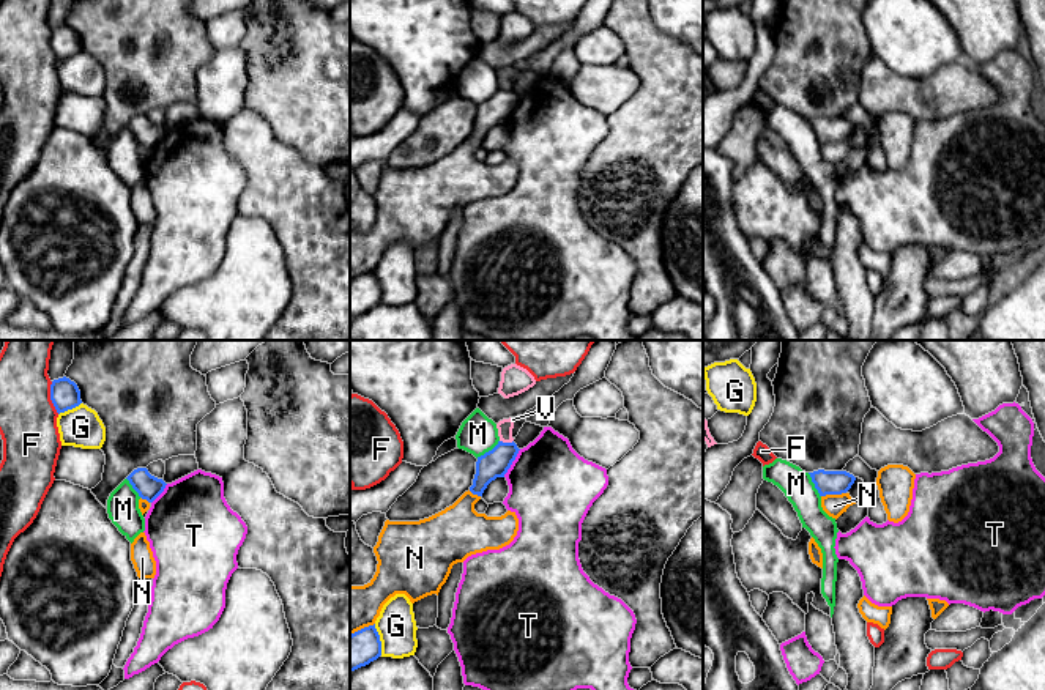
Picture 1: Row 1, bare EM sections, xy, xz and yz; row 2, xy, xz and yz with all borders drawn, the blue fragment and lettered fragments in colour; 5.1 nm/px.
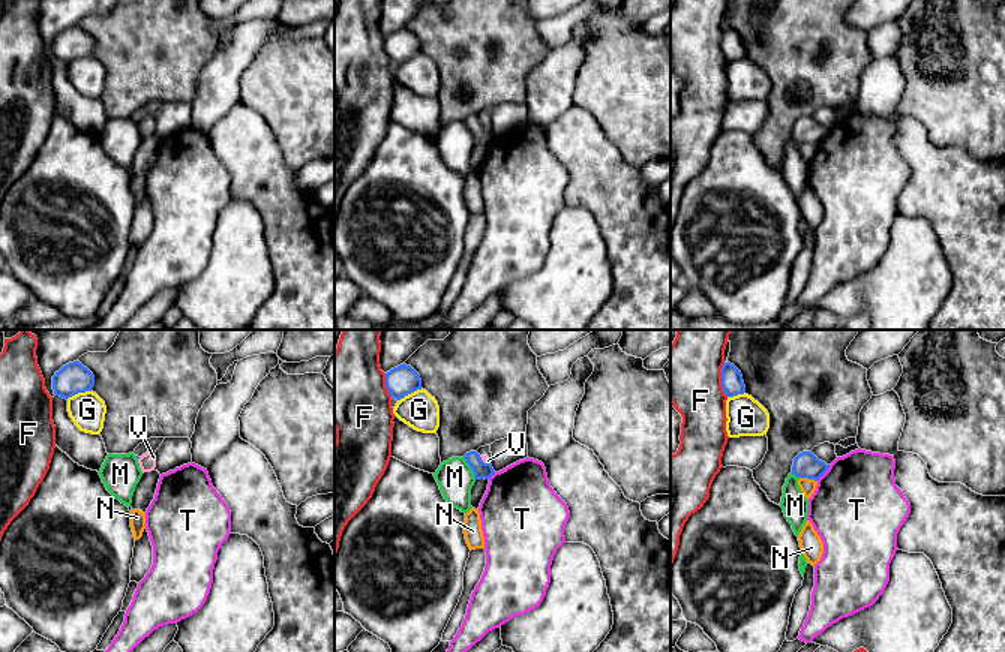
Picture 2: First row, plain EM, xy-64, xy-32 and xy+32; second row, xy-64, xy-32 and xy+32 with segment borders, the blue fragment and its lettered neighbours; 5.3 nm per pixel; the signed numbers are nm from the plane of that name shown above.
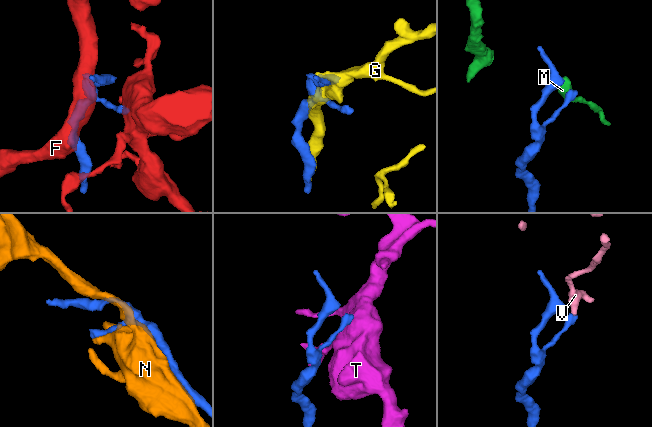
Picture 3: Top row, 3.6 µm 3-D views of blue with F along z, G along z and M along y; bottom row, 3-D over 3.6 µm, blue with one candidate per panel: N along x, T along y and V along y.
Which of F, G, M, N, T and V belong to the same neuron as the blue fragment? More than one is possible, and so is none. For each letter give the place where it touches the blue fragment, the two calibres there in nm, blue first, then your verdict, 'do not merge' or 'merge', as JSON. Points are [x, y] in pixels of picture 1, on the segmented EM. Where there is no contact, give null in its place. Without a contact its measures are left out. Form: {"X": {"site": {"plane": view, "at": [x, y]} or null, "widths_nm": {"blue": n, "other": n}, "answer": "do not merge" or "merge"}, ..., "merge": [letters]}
{"F": {"site": {"plane": "xy", "at": [51, 397]}, "widths_nm": {"blue": 150, "other": 280}, "answer": "do not merge"}, "G": {"site": {"plane": "xz", "at": [379, 640]}, "widths_nm": {"blue": 180, "other": 200}, "answer": "do not merge"}, "M": {"site": {"plane": "xz", "at": [489, 451]}, "widths_nm": {"blue": 140, "other": 200}, "answer": "do not merge"}, "N": {"site": {"plane": "yz", "at": [833, 493]}, "widths_nm": {"blue": 130, "other": 110}, "answer": "do not merge"}, "T": {"site": {"plane": "xz", "at": [511, 463]}, "widths_nm": {"blue": 140, "other": 440}, "answer": "do not merge"}, "V": {"site": {"plane": "xz", "at": [506, 443]}, "widths_nm": {"blue": 140, "other": 80}, "answer": "do not merge"}, "merge": []}

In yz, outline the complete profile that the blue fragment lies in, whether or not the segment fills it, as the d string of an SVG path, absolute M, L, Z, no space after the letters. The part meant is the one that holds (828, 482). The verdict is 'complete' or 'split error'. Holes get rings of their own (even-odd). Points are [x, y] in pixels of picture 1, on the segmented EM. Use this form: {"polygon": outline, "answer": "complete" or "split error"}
{"polygon": "M818 469L809 474L820 496L846 493L856 480L856 477L846 471Z", "answer": "complete"}

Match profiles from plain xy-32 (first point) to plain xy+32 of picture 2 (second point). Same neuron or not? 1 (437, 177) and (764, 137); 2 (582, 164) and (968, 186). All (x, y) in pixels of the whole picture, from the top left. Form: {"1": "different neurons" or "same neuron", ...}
{"1": "different neurons", "2": "same neuron"}

